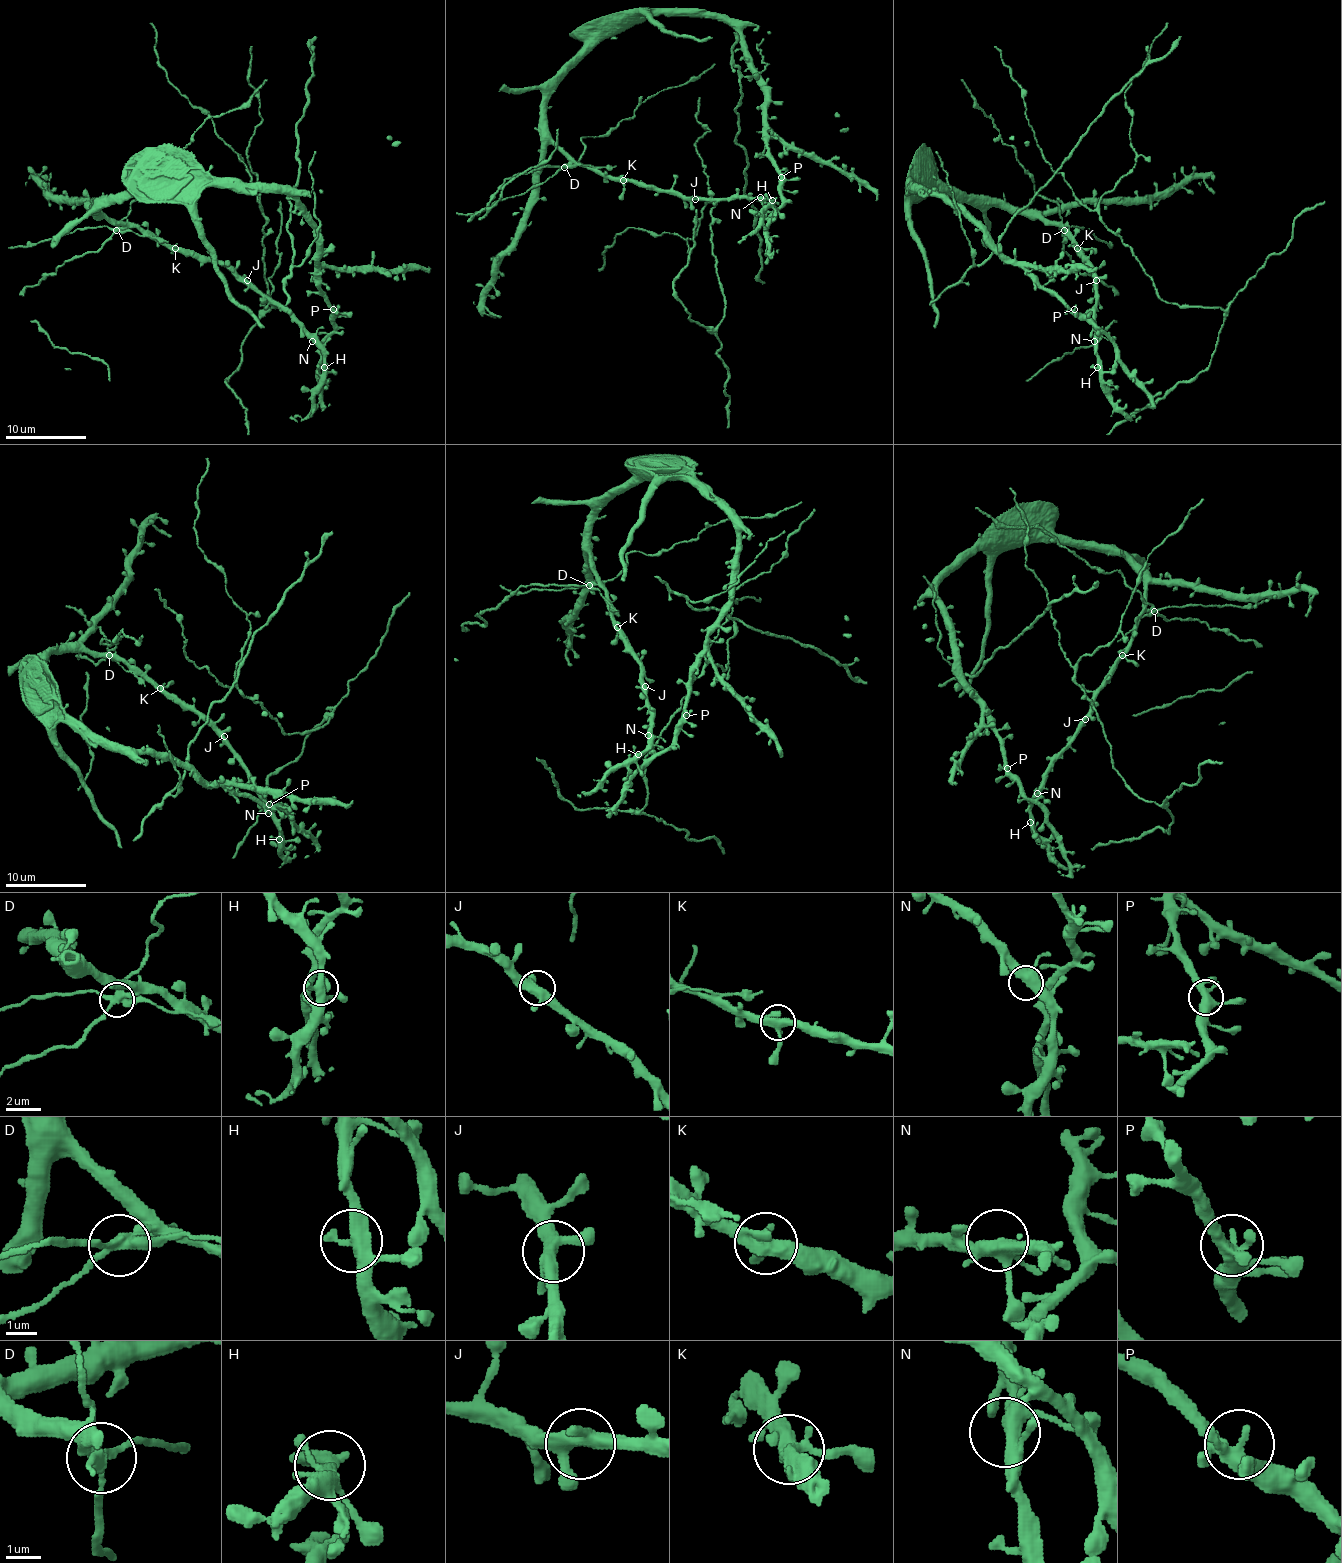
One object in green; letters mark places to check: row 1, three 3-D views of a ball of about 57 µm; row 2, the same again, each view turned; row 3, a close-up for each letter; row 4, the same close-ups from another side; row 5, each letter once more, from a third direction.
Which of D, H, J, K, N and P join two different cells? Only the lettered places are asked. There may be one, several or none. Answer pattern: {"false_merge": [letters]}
{"false_merge": ["D"]}

